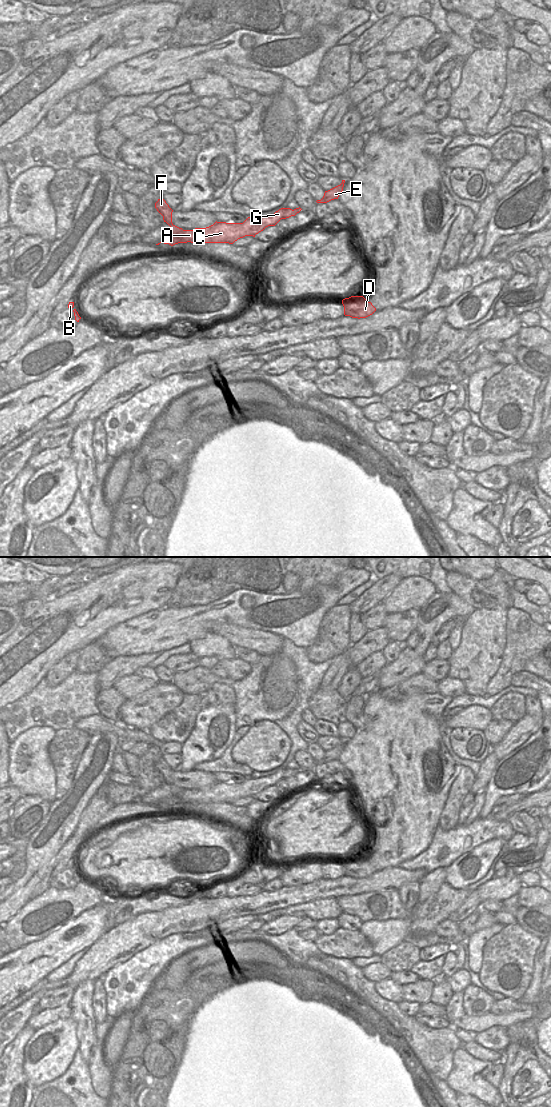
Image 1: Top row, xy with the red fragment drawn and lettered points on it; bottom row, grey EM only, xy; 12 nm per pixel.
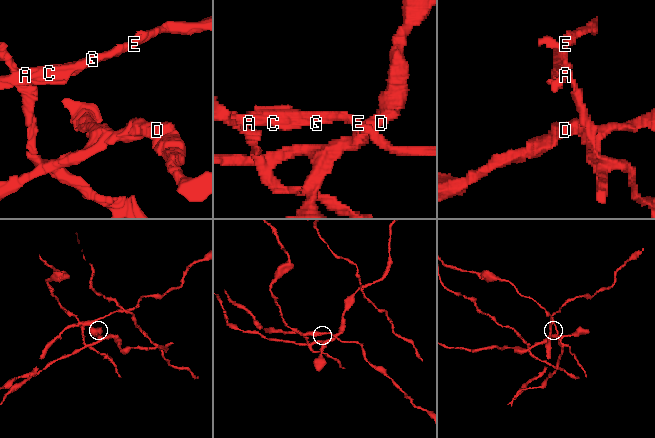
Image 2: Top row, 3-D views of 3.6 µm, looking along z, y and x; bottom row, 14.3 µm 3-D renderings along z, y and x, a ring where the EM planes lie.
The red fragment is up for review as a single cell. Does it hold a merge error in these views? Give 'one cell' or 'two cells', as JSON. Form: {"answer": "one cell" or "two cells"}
{"answer": "two cells"}

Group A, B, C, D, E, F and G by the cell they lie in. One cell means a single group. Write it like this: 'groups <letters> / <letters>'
groups A B C E G / D F

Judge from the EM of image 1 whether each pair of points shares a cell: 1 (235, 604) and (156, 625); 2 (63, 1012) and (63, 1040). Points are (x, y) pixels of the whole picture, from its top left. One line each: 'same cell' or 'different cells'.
1: same cell
2: different cells

